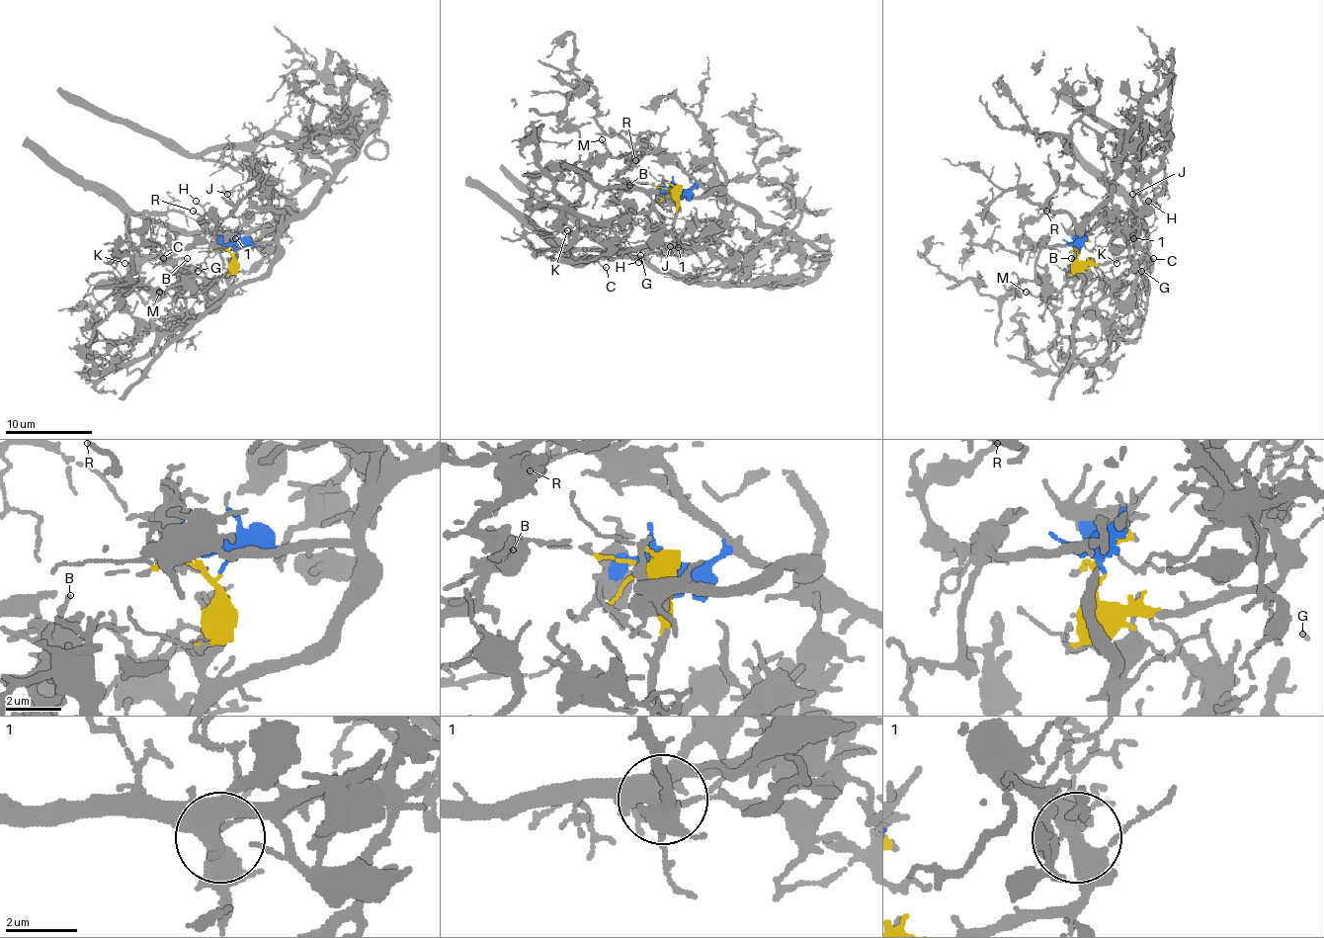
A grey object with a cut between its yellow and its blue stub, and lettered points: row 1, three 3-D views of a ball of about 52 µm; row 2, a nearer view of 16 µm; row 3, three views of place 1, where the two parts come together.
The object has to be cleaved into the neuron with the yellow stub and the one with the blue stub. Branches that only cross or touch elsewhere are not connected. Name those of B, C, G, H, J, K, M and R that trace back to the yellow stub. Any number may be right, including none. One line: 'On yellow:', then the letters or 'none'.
On yellow: C, G, H, J, K

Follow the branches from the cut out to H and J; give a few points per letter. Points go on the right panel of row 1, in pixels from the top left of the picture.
H: (1079, 254), (1077, 258), (1086, 262), (1114, 262), (1133, 251), (1131, 214), (1148, 202)
J: (1079, 254), (1077, 258), (1086, 262), (1114, 262), (1133, 251), (1131, 232), (1124, 223), (1131, 213), (1133, 193)

